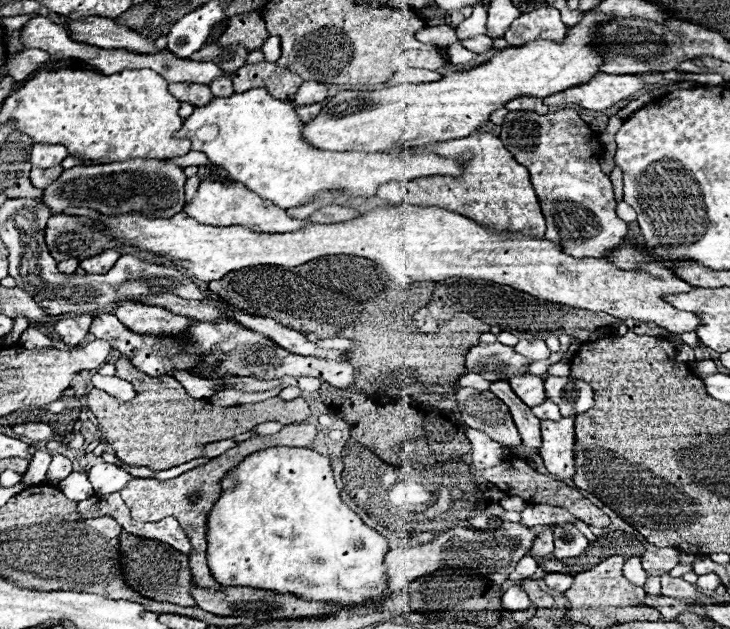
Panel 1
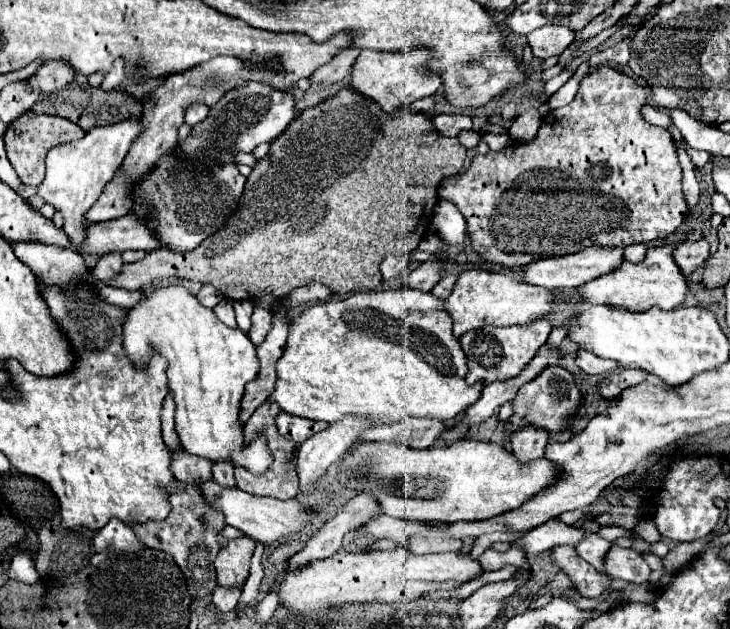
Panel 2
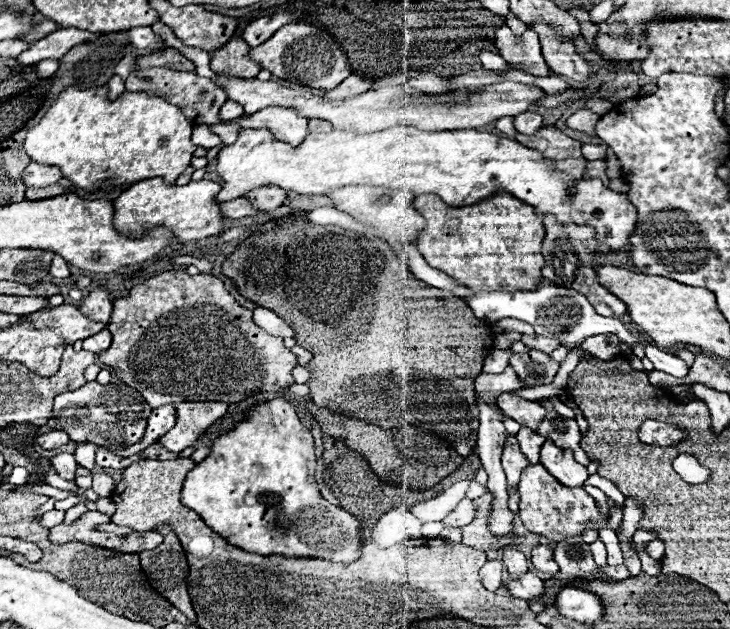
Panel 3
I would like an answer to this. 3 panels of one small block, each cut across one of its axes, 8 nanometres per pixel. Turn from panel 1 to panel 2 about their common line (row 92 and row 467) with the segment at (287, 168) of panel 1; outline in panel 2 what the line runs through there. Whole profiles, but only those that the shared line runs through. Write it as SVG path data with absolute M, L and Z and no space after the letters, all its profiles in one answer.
M156 284L144 290L136 306L126 310L122 336L124 352L134 368L148 366L154 352L168 360L168 388L176 404L176 434L188 454L210 462L230 462L234 468L240 466L252 474L264 474L270 468L272 454L266 438L258 434L246 442L244 424L240 422L244 386L258 376L260 368L256 348L246 334L222 324L186 286Z

